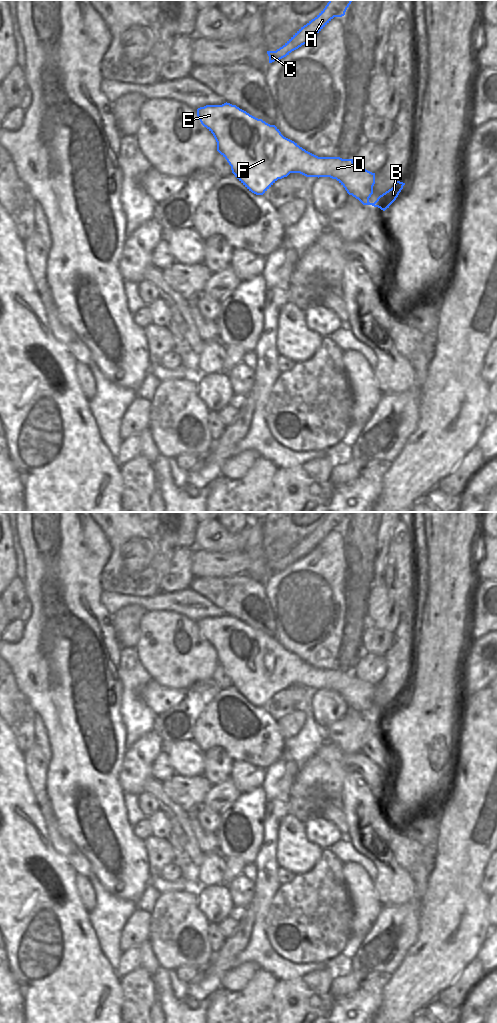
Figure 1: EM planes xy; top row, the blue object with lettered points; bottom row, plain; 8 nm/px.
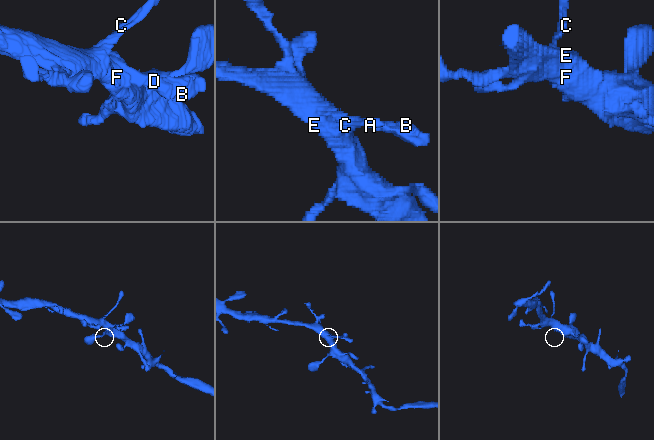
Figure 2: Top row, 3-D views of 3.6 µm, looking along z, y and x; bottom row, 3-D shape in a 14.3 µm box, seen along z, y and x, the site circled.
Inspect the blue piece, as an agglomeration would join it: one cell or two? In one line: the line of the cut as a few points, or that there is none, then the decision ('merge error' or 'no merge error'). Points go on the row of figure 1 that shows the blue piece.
cut none; no merge error

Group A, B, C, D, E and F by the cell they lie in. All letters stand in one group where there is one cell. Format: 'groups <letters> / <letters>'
groups A B C D E F

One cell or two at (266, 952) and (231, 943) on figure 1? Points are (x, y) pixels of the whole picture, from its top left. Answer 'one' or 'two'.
two

